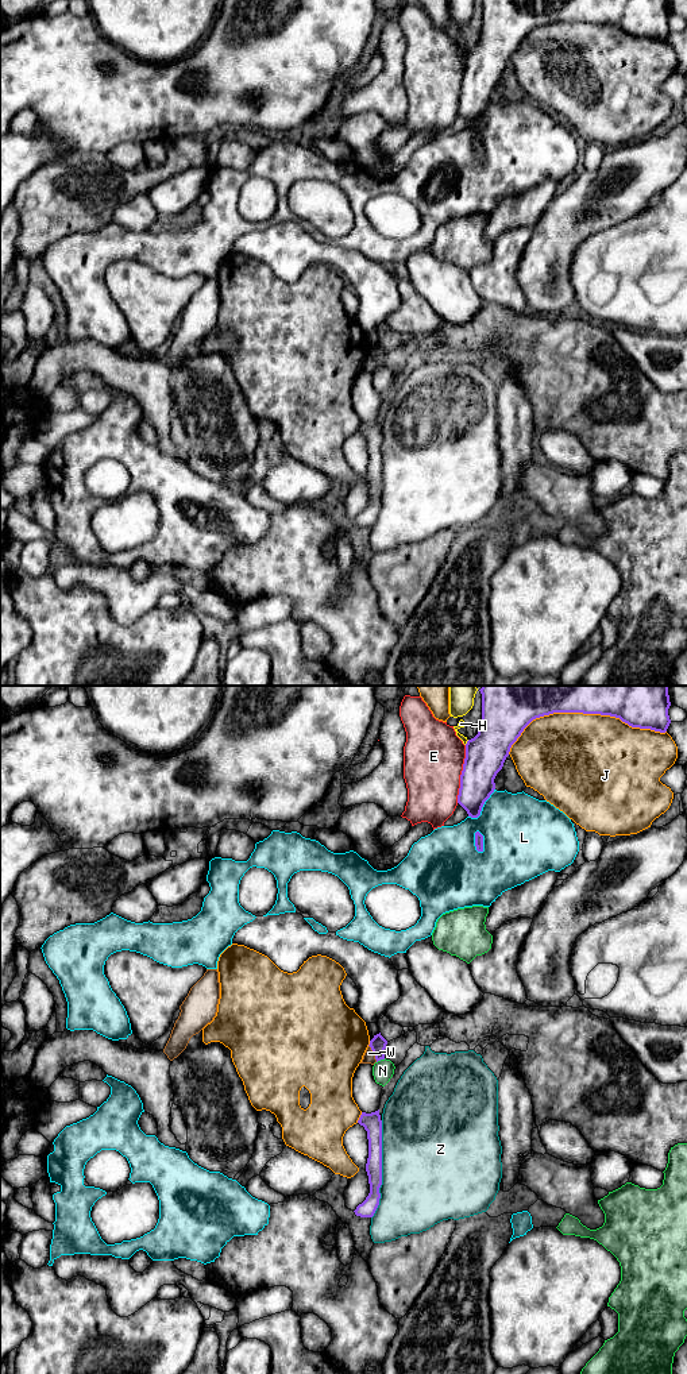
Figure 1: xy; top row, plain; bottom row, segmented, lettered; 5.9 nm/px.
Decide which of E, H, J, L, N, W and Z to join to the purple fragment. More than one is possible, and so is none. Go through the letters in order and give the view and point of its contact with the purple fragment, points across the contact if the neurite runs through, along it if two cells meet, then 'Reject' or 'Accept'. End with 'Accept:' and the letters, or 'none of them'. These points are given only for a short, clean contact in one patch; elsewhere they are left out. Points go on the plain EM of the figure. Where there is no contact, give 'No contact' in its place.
E: Touches purple at xy (462, 83). Reject
H: Touches purple at xy (467, 51). Reject
J: Touches purple at xy (582, 20). Reject
L: Touches purple at xy (482, 150). Reject
N: Touches purple at xy (381, 367). Reject
W: Touches purple at xy (373, 361). Boundary: xy (369, 354), (377, 370). Reject
Z: Touches purple at xy (381, 478). Reject
Accept: none of them

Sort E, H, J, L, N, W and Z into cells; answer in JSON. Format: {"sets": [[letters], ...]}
{"sets": [["E"], ["H"], ["J"], ["L"], ["N"], ["W"], ["Z"]]}

